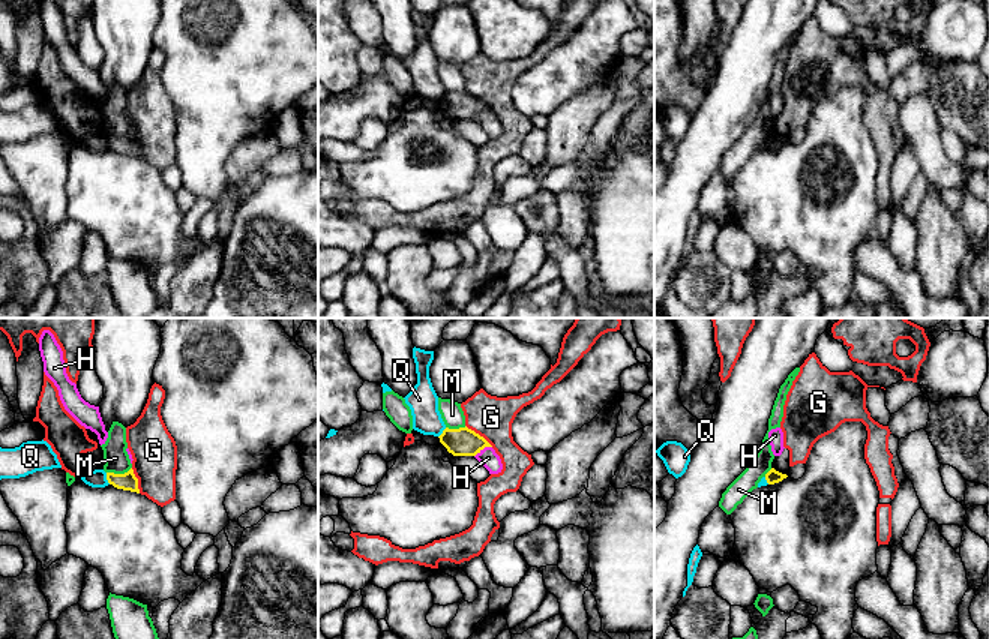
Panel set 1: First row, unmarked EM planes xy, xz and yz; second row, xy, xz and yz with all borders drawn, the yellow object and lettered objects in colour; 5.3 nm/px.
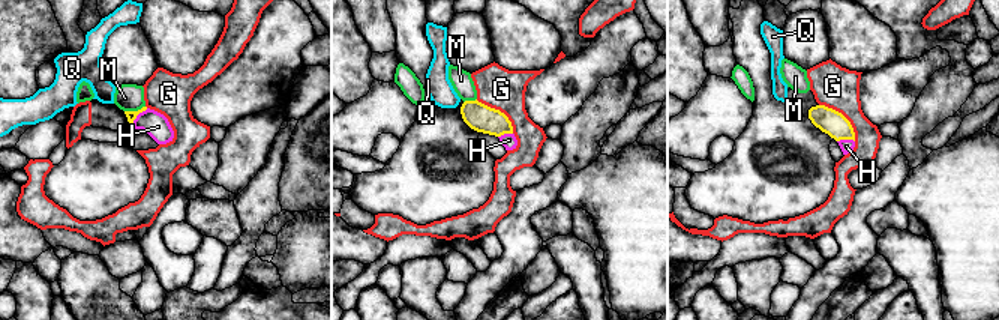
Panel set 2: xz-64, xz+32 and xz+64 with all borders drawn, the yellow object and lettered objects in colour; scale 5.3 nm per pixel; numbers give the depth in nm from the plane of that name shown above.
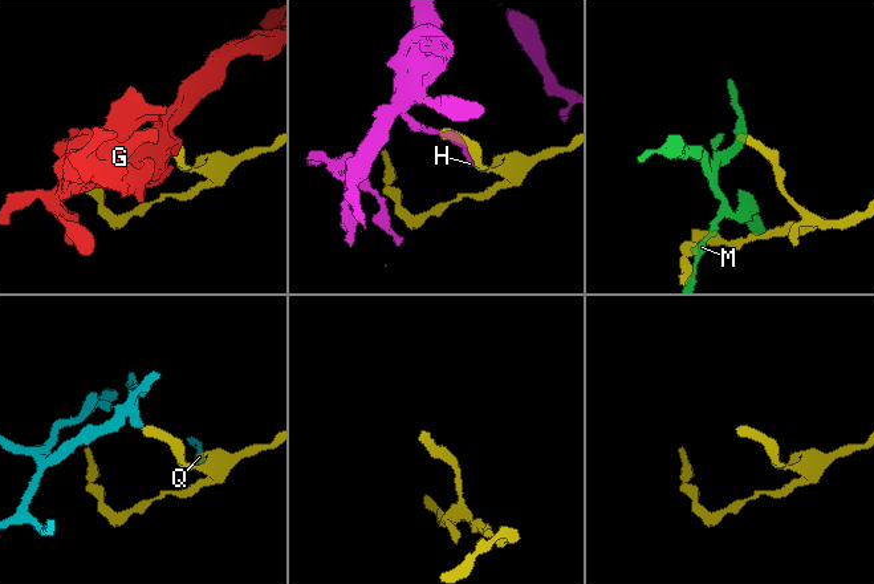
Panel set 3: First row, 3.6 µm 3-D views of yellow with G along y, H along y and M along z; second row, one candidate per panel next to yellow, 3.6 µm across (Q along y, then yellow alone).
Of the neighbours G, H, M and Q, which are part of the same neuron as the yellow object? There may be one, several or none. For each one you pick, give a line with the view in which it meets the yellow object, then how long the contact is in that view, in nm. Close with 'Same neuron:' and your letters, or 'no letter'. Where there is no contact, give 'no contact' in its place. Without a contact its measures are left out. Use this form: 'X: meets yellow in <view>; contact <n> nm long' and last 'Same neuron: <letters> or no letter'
Same neuron: no letter

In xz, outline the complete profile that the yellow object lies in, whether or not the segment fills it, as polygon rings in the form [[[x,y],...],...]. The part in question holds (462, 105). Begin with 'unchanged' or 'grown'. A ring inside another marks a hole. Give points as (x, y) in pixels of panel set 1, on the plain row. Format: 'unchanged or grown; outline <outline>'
unchanged; outline [[[467,90],[459,93],[446,92],[438,102],[453,120],[476,120],[485,111],[492,111],[483,100]]]

